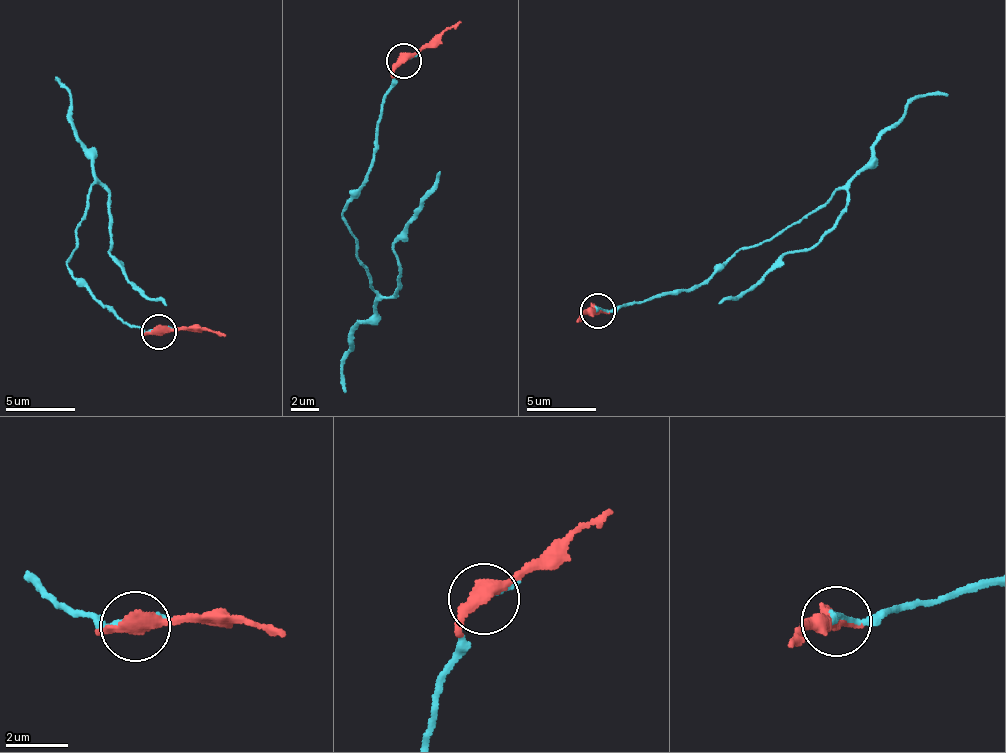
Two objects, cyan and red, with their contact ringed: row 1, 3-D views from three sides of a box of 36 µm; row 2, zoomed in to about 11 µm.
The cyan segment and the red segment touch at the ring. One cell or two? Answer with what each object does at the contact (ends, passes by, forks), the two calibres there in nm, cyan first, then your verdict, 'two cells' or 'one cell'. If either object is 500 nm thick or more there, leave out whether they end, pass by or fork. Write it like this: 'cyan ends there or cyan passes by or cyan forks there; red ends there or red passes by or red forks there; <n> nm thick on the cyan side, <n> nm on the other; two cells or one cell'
cyan passes by; red passes by; 160 nm thick on the cyan side, 380 nm on the other; one cell

